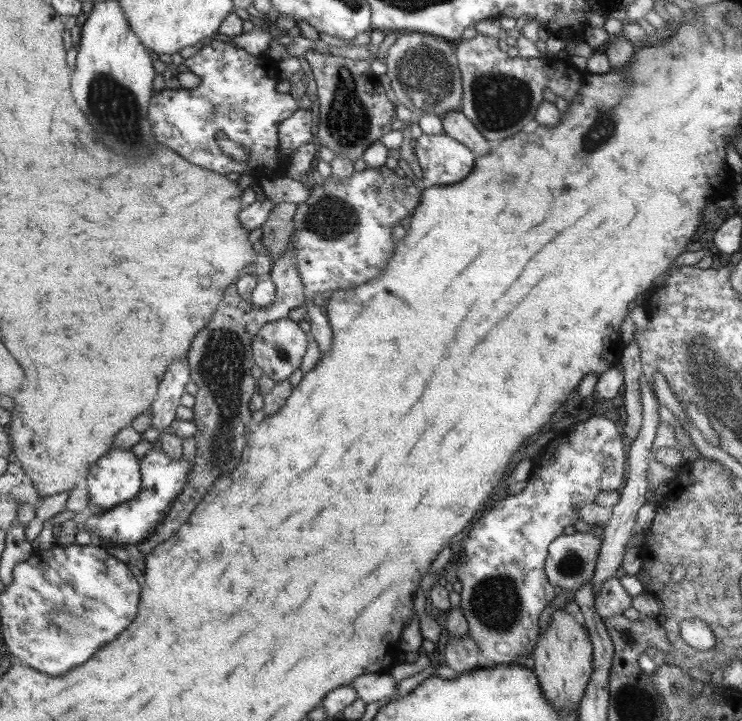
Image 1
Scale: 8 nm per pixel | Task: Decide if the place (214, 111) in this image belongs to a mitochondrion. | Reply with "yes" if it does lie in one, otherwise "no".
yes

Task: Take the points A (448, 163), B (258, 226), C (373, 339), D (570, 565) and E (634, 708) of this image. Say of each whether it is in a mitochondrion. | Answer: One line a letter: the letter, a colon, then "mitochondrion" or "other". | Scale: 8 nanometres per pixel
A: other
B: other
C: other
D: mitochondrion
E: mitochondrion

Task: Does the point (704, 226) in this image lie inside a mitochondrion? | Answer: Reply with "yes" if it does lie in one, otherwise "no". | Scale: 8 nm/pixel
no

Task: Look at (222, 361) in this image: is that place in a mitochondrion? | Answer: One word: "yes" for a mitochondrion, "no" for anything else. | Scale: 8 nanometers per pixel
yes

